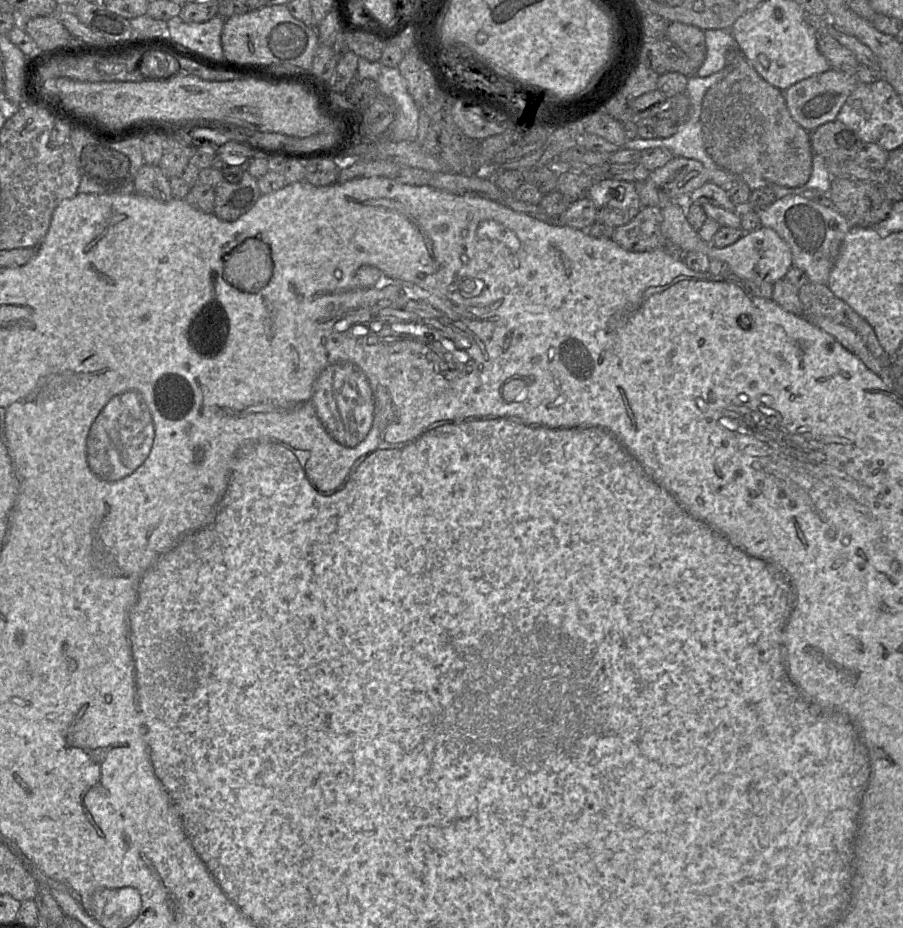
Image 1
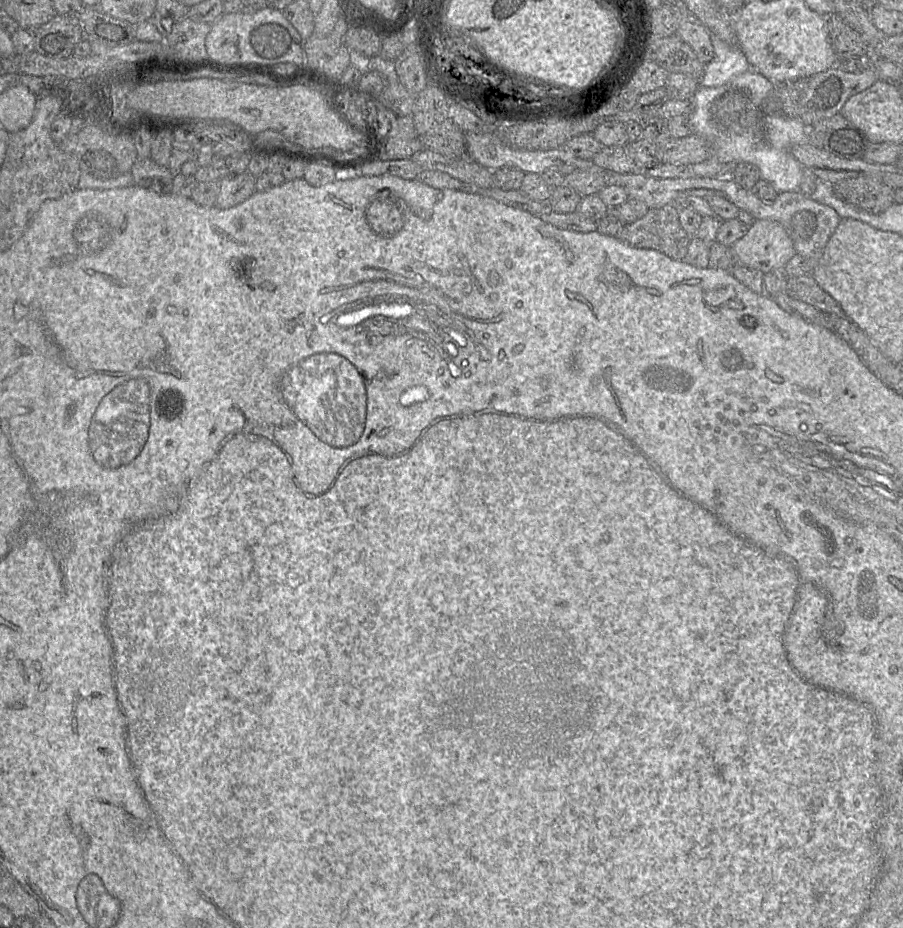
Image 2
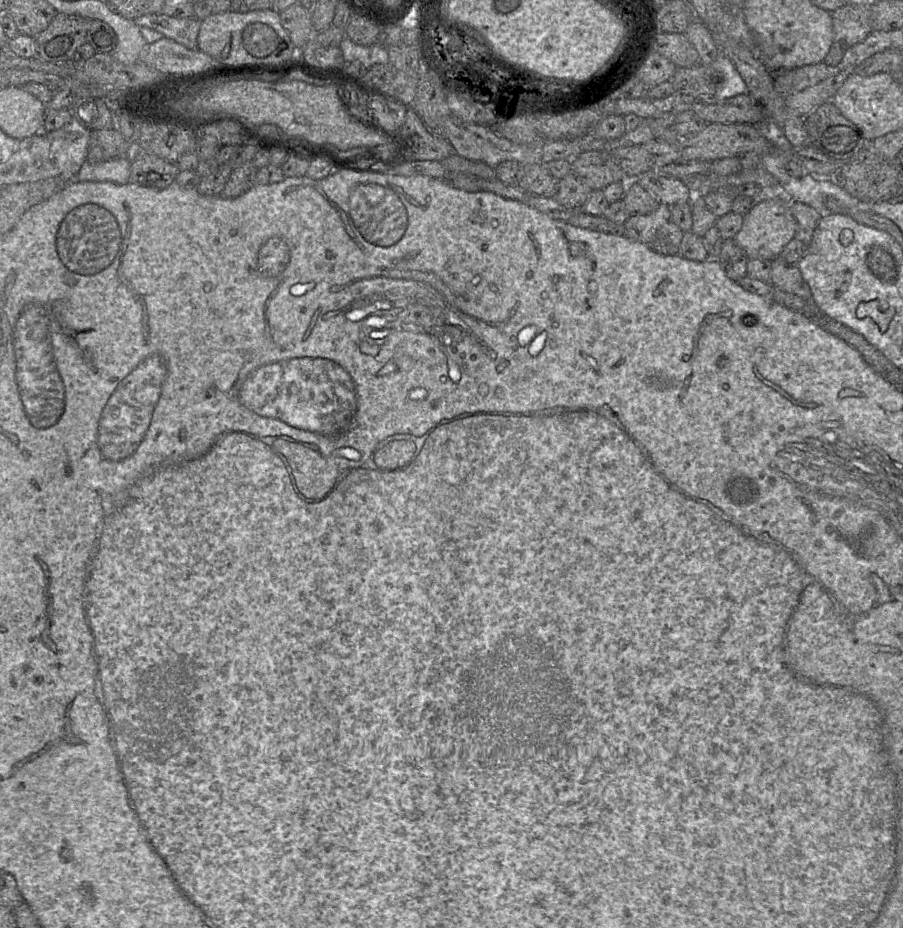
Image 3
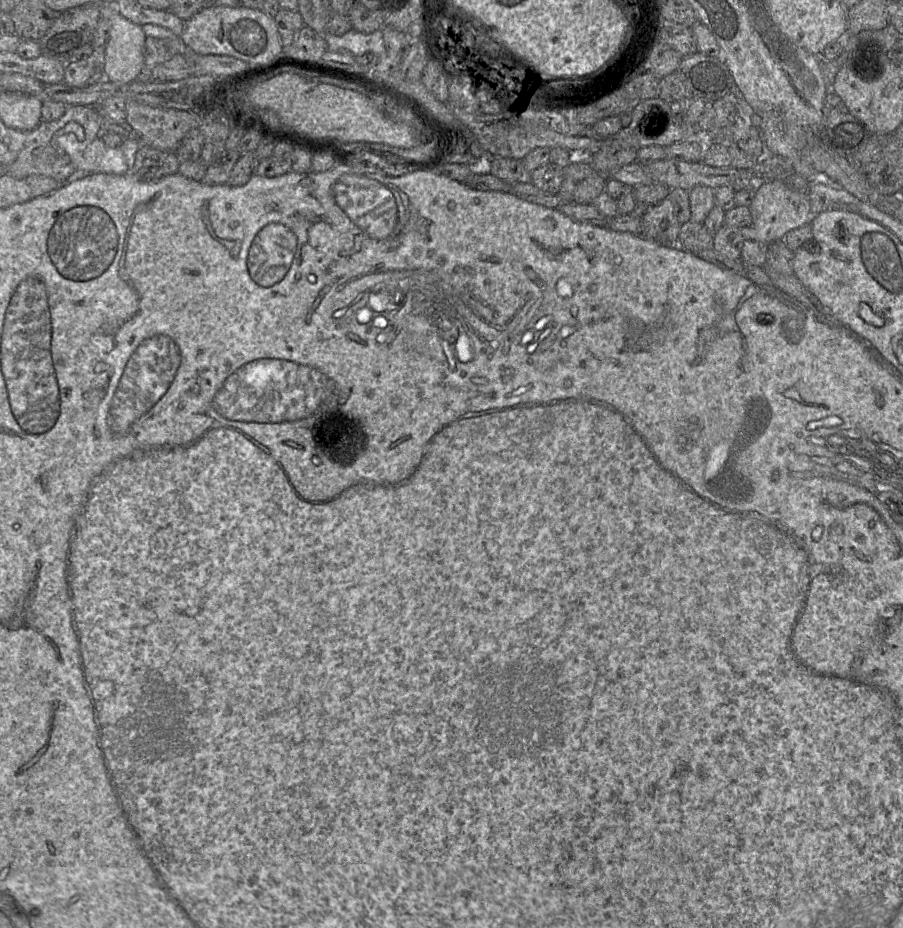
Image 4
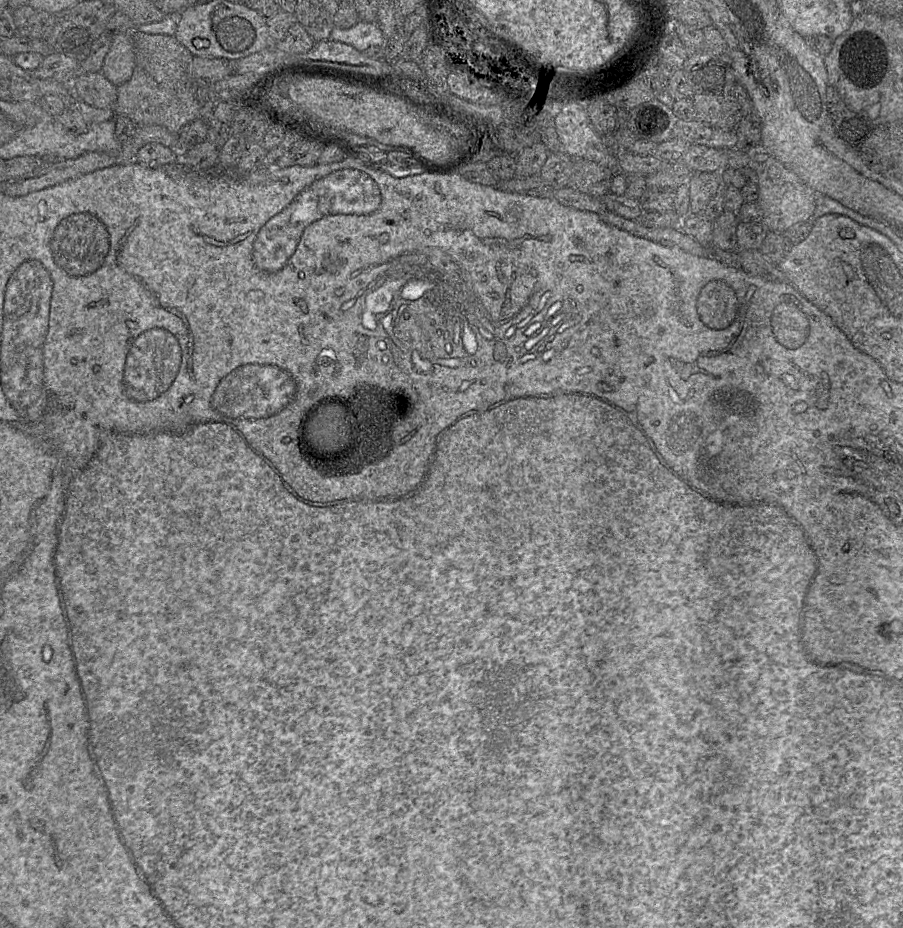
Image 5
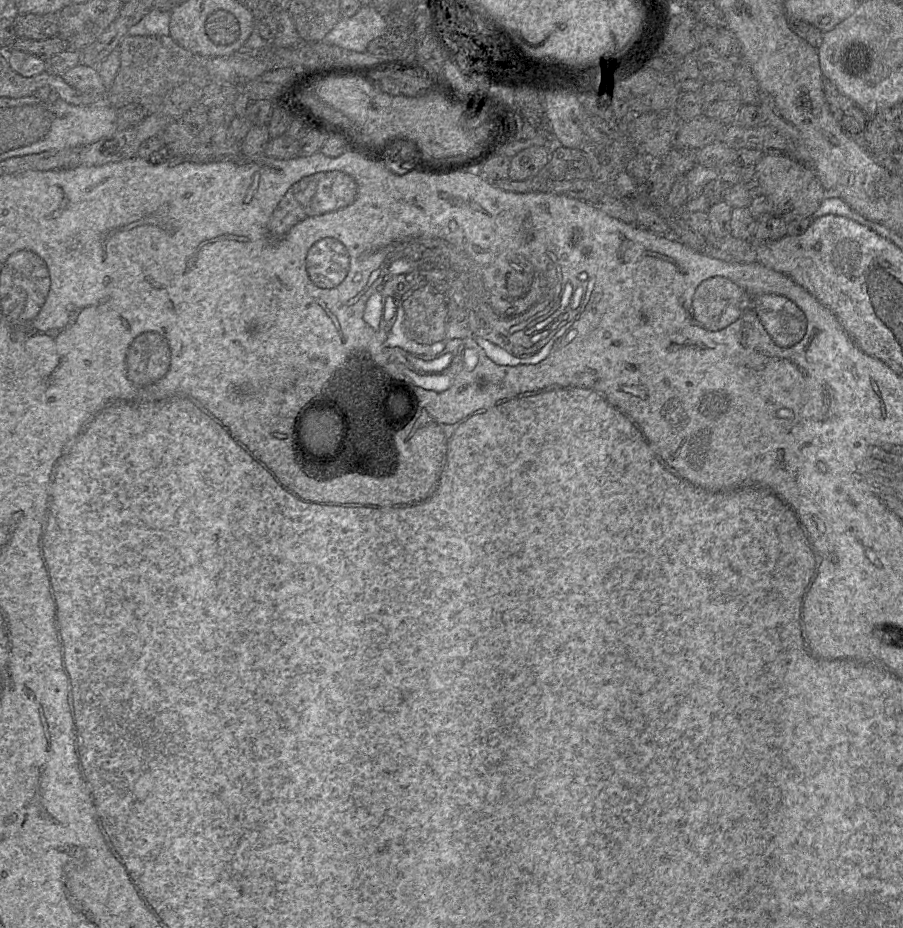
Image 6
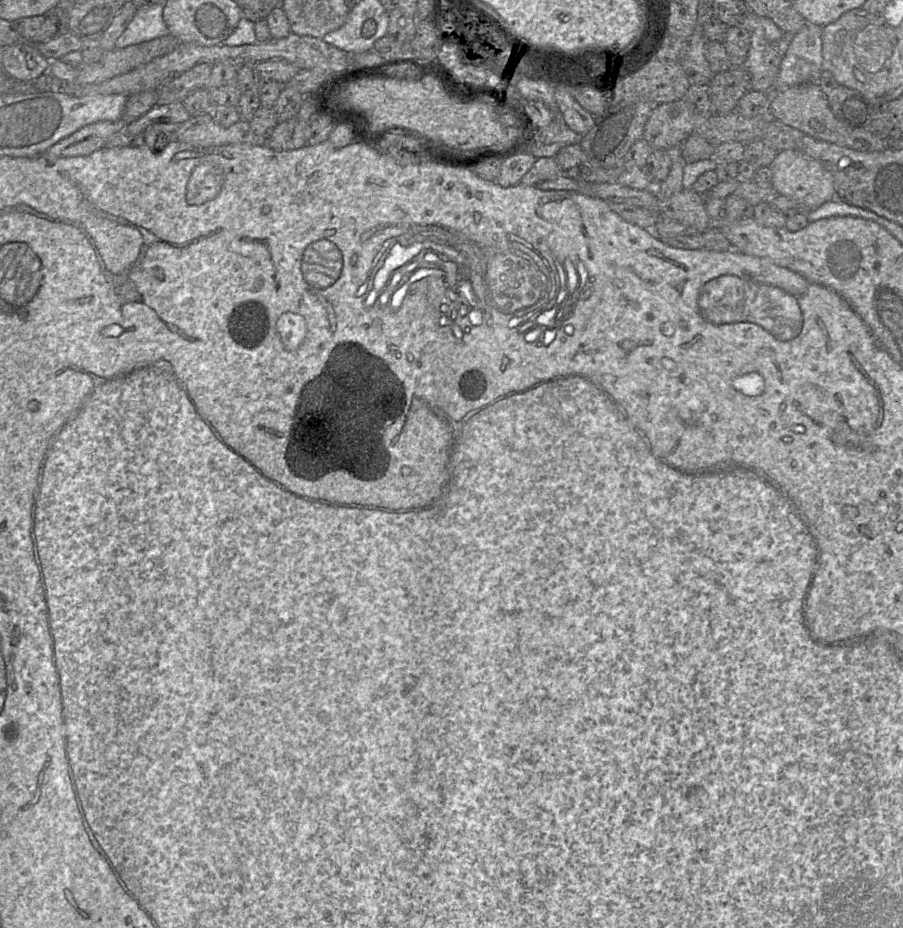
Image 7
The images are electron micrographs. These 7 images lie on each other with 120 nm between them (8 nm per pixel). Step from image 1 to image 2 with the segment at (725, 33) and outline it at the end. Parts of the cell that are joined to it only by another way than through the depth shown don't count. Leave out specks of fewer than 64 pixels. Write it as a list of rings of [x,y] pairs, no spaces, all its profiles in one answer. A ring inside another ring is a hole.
[[[711,35],[714,50],[713,59],[705,65],[700,85],[718,87],[726,84],[732,77],[751,69],[744,53],[737,44],[727,43]]]

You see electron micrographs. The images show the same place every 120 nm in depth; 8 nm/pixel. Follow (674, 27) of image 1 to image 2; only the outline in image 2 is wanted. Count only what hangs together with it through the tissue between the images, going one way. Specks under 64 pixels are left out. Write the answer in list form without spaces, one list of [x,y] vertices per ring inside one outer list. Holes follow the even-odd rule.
[[[693,17],[685,18],[672,35],[678,35],[690,45],[698,59],[708,64],[714,57],[711,33]]]

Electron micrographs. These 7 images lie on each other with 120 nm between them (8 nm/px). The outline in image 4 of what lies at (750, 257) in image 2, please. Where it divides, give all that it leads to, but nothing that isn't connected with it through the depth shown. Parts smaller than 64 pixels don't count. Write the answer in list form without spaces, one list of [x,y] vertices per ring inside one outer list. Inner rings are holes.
[[[780,180],[763,182],[756,189],[754,201],[749,208],[752,216],[751,224],[748,227],[740,228],[744,241],[755,240],[769,245],[784,239],[790,231],[808,225],[812,221],[808,193],[793,190]]]

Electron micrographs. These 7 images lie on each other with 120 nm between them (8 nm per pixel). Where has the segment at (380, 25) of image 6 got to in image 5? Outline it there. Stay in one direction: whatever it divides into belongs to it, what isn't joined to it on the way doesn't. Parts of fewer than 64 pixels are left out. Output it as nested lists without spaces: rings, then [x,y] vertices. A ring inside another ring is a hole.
[[[357,21],[349,28],[334,27],[329,40],[340,41],[364,51],[372,45],[384,45],[384,36],[376,22]]]

